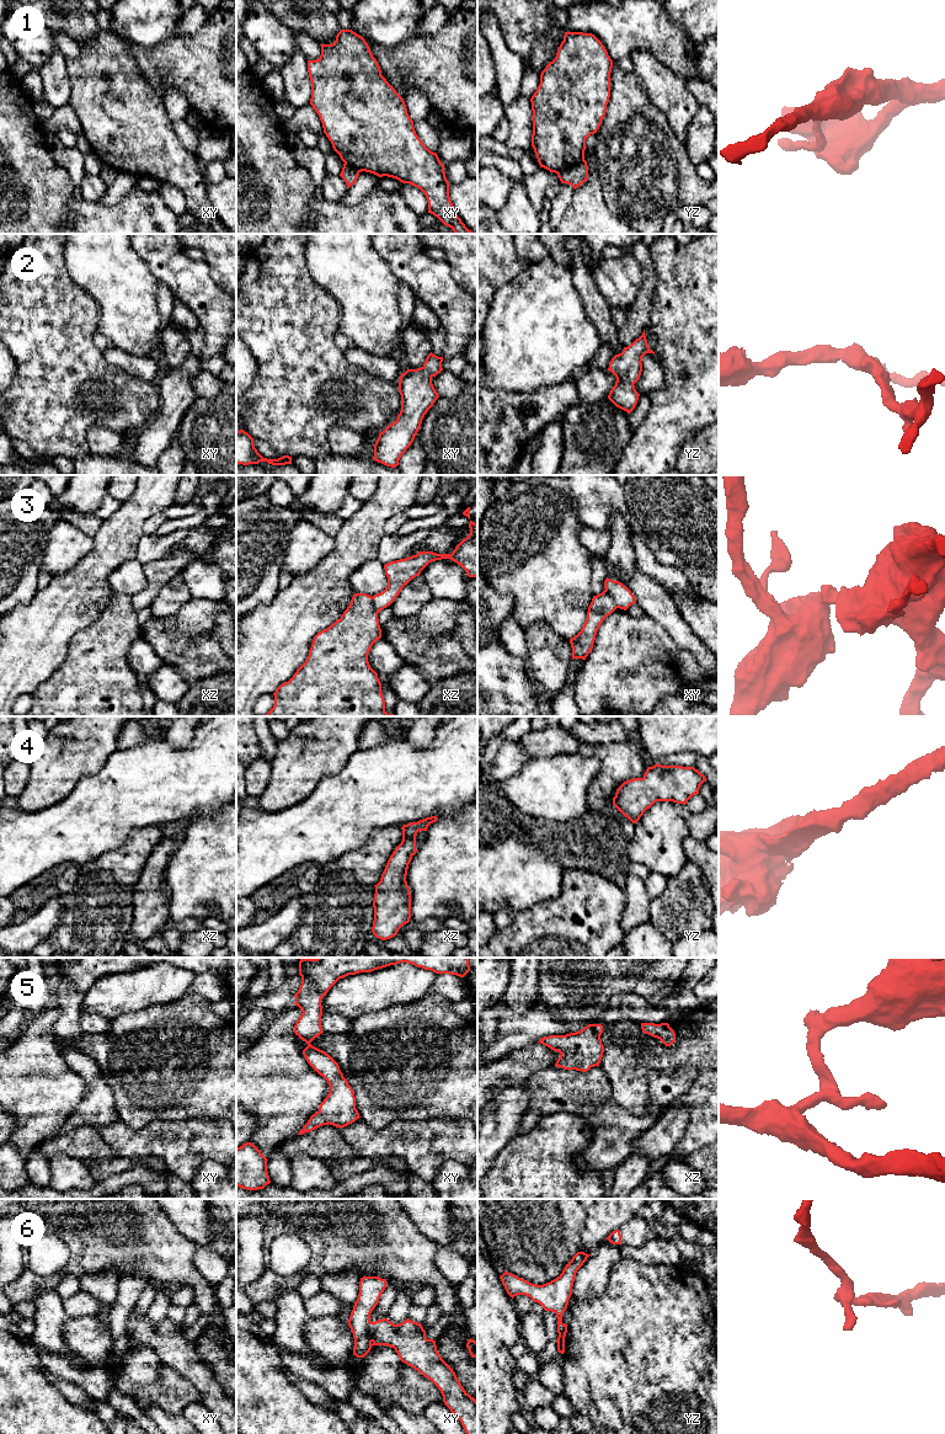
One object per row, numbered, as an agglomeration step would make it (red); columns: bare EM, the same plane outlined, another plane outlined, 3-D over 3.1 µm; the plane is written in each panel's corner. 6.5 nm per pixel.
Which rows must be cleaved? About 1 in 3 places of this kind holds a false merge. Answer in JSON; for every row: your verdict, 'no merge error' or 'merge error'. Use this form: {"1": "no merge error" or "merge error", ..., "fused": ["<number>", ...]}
{"1": "merge error", "2": "no merge error", "3": "merge error", "4": "no merge error", "5": "no merge error", "6": "merge error", "fused": ["1", "3", "6"]}

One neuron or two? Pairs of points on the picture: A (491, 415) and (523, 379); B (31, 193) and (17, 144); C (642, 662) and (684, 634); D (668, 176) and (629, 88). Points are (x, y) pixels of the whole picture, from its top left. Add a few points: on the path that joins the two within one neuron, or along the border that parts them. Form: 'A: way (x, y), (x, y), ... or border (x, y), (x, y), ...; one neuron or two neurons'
A: border (490, 387), (510, 392), (539, 389); two neurons
B: way (19, 181), (17, 156); one neuron
C: border (653, 620), (695, 660); two neurons
D: way (646, 154), (635, 142), (629, 110); one neuron

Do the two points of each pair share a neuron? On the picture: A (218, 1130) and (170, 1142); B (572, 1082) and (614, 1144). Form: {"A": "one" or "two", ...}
{"A": "one", "B": "one"}

